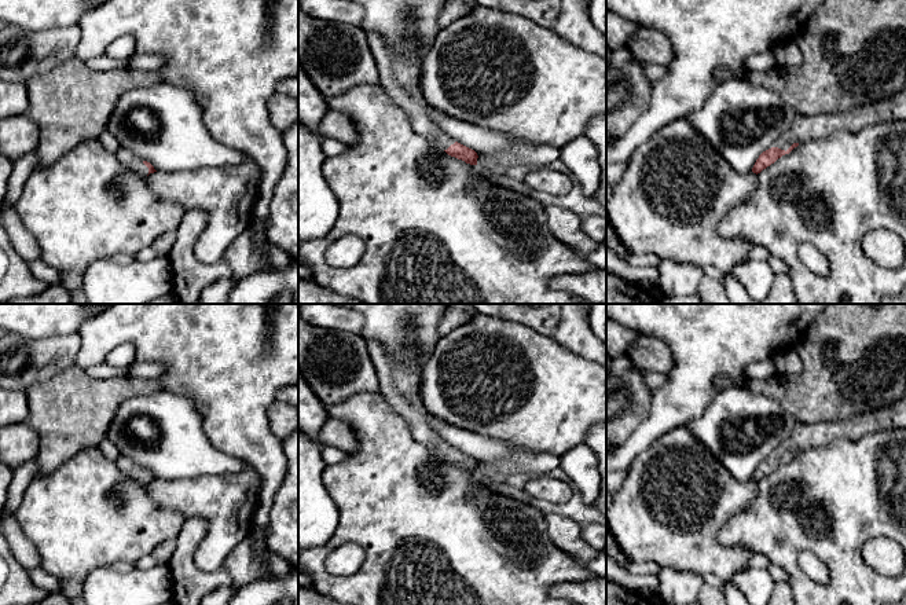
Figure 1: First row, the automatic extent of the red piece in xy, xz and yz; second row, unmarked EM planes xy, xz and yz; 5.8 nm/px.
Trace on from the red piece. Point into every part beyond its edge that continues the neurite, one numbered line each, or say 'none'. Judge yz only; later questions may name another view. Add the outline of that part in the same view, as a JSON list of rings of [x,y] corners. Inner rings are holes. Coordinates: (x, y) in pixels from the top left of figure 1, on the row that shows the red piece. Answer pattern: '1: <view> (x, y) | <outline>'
1: yz (892, 109) | [[[906,87],[896,95],[877,103],[855,107],[848,111],[821,116],[796,116],[792,126],[773,144],[788,150],[793,143],[830,136],[835,131],[858,133],[861,129],[877,124],[906,120]]]

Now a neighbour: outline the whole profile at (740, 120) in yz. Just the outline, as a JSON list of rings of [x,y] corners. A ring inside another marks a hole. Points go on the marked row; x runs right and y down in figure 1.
[[[742,78],[720,81],[704,104],[685,118],[738,173],[749,173],[759,155],[792,126],[795,110],[782,98]]]

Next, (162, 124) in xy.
[[[166,81],[122,94],[109,117],[106,131],[122,148],[150,162],[157,172],[224,166],[245,161],[242,151],[212,138],[195,98],[187,89]]]

